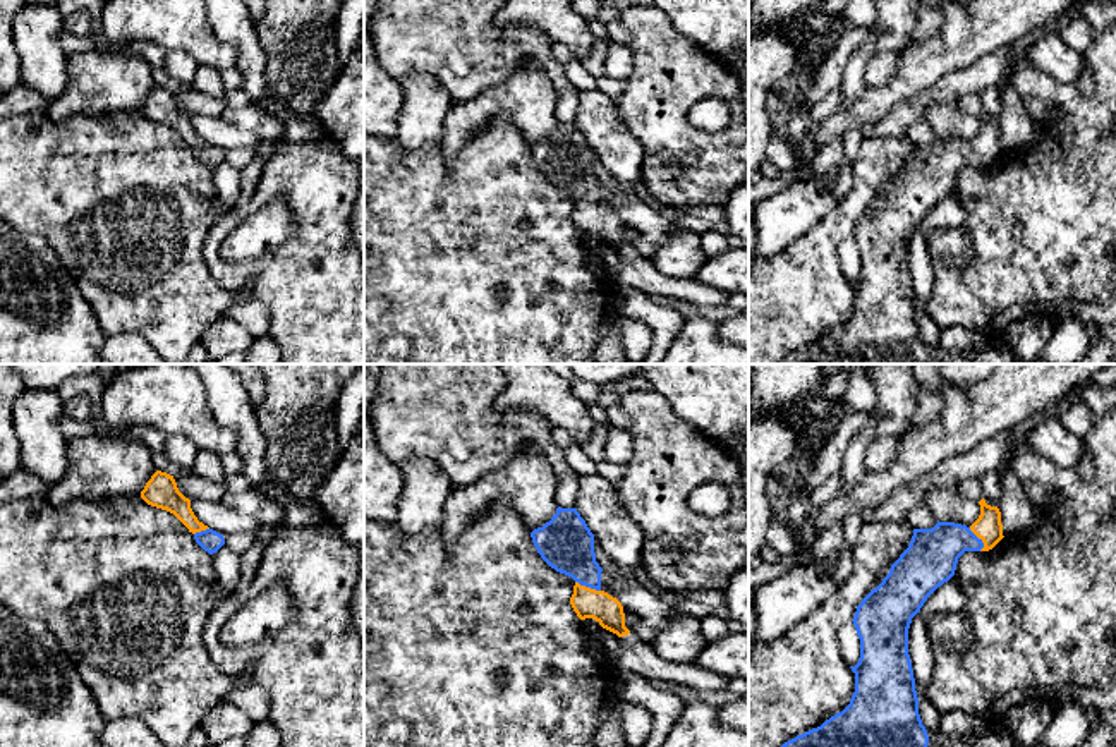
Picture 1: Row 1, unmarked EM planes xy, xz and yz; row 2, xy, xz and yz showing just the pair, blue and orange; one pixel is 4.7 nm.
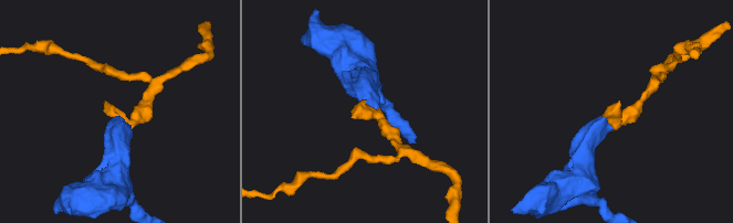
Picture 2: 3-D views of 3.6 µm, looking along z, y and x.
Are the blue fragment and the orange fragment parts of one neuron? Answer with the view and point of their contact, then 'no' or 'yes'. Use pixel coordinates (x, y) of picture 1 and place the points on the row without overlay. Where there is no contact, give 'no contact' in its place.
meets blue in xz at (588, 201); yes

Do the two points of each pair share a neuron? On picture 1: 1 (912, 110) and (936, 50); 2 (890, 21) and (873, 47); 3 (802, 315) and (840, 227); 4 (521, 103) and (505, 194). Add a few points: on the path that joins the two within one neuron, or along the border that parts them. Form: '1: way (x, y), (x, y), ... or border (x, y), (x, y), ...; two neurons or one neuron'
1: border (953, 71), (914, 97), (897, 103), (885, 115); two neurons
2: way (890, 28), (879, 40); one neuron
3: way (802, 292), (818, 249); one neuron
4: border (476, 134), (495, 117), (507, 117), (531, 146); two neurons

